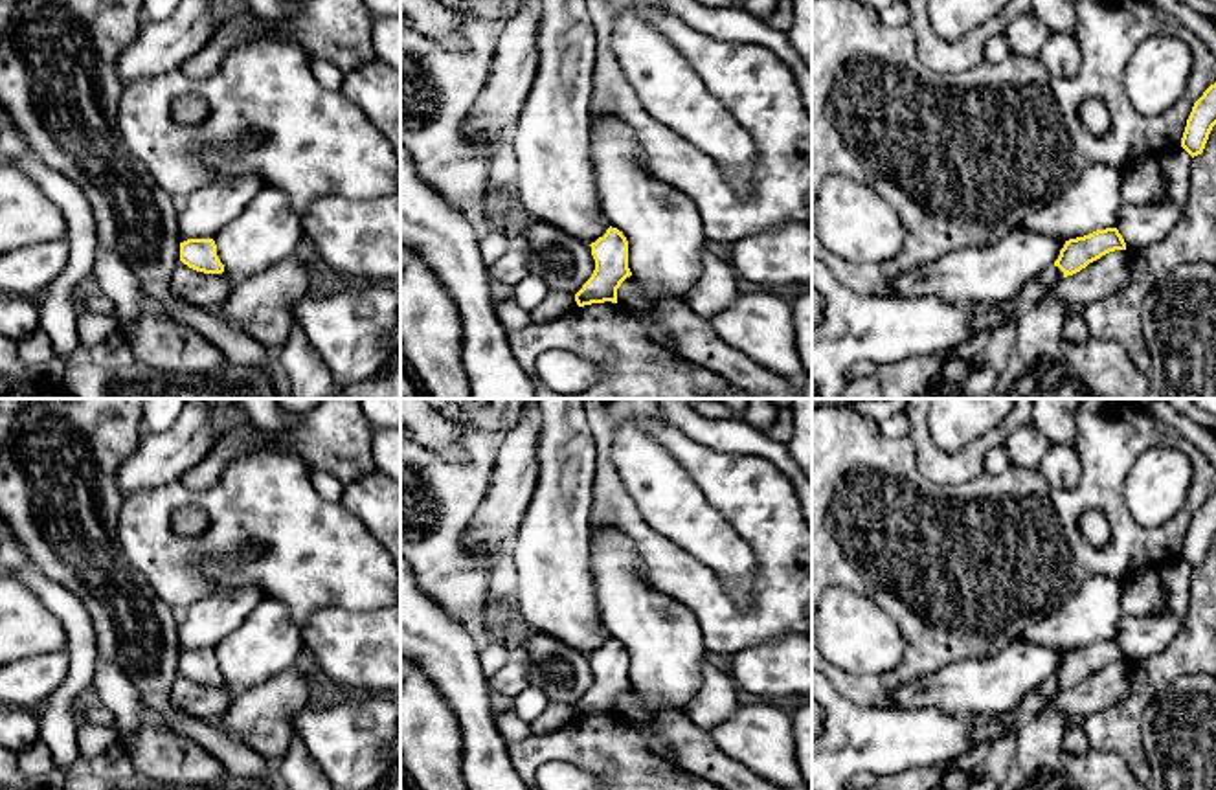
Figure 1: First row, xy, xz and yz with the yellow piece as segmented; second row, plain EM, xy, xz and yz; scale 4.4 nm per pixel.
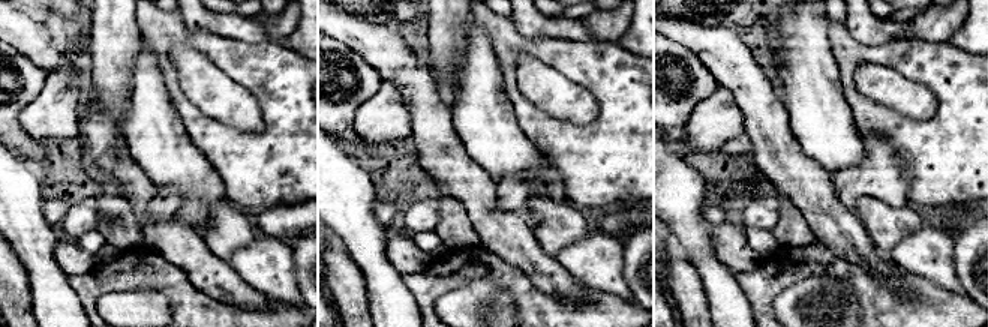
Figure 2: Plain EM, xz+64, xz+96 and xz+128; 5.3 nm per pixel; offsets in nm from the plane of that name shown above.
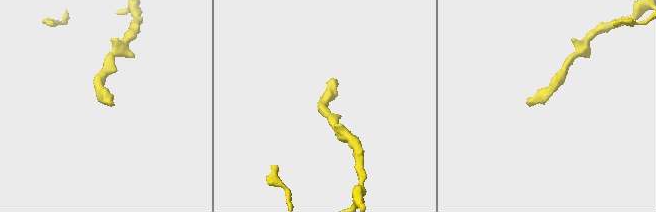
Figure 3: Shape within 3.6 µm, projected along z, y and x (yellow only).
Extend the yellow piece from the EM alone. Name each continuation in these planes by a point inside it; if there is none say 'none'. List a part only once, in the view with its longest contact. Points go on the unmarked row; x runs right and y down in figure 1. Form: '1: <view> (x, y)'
1: yz (855, 739)

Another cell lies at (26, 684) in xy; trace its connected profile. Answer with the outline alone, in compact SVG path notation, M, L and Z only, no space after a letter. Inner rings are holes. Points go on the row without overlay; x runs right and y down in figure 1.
M66 650L29 656L0 667L0 704L39 711L64 682Z

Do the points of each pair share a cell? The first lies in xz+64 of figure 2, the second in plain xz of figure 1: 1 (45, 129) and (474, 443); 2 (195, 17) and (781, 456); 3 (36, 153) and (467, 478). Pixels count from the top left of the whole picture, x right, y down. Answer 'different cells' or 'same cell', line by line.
1: different cells
2: same cell
3: same cell

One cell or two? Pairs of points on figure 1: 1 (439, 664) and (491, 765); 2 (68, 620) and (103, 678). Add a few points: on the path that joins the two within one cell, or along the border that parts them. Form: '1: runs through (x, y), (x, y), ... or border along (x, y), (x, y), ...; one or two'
1: runs through (465, 689), (482, 739); one
2: border along (100, 658), (92, 684); two

